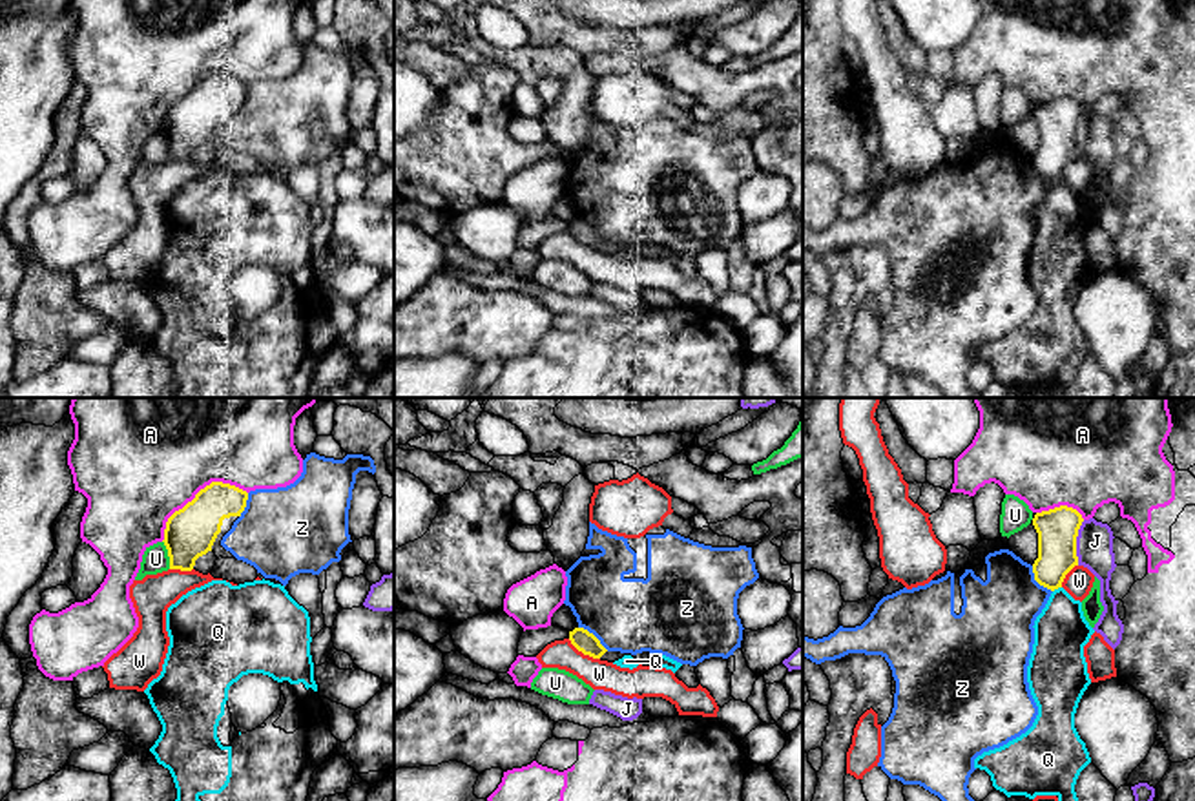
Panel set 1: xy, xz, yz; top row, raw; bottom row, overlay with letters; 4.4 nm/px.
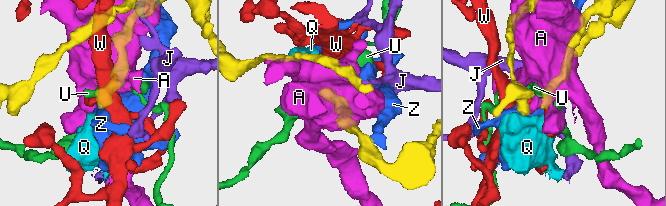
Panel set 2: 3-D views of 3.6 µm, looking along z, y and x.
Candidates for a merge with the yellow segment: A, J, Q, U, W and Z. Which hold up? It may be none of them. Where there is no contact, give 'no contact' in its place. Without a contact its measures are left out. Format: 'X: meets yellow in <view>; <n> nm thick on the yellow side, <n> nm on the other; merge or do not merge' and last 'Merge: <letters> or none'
A: meets yellow in xy; 220 nm thick on the yellow side, 480 nm on the other; do not merge
J: meets yellow in yz; 180 nm thick on the yellow side, 160 nm on the other; do not merge
Q: meets yellow in yz; 180 nm thick on the yellow side, 240 nm on the other; do not merge
U: meets yellow in xy; 220 nm thick on the yellow side, 120 nm on the other; do not merge
W: meets yellow in xz; 90 nm thick on the yellow side, 130 nm on the other; do not merge
Z: meets yellow in xz; 90 nm thick on the yellow side, 340 nm on the other; do not merge
Merge: none

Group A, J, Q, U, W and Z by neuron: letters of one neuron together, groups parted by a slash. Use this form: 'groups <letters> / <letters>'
groups A / J / Q / U / W / Z

